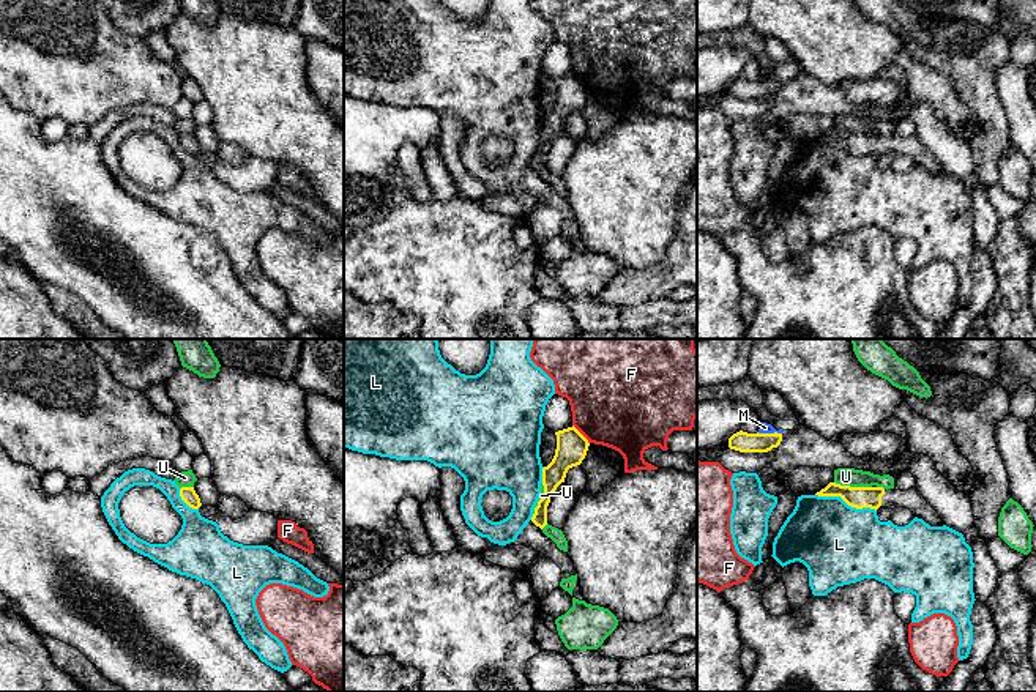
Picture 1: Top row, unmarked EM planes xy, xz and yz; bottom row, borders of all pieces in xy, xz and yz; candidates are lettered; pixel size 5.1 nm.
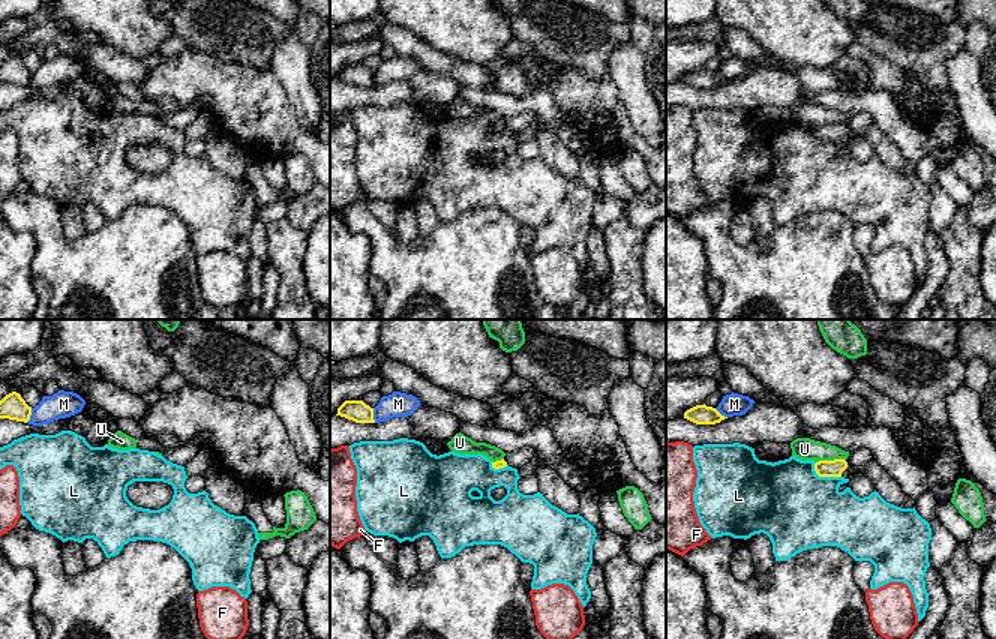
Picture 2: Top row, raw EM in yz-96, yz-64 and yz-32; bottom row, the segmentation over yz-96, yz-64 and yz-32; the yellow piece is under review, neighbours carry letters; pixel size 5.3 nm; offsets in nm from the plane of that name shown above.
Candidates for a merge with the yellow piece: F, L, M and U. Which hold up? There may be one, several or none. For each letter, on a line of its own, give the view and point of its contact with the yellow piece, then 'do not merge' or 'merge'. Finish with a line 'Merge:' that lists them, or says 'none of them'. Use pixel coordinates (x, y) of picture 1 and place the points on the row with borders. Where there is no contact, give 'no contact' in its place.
F: contact xz (581, 434); do not merge
L: contact yz (845, 502); do not merge
M: contact yz (770, 434); do not merge
U: contact yz (853, 487); do not merge
Merge: none of them

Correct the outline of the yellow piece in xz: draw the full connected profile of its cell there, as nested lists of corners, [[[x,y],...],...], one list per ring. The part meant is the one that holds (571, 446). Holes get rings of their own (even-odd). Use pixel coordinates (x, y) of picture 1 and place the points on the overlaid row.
[[[572,426],[555,432],[557,449],[552,462],[542,468],[544,497],[538,501],[531,522],[541,530],[547,525],[547,506],[557,487],[565,482],[569,468],[577,467],[587,456],[588,440]]]

